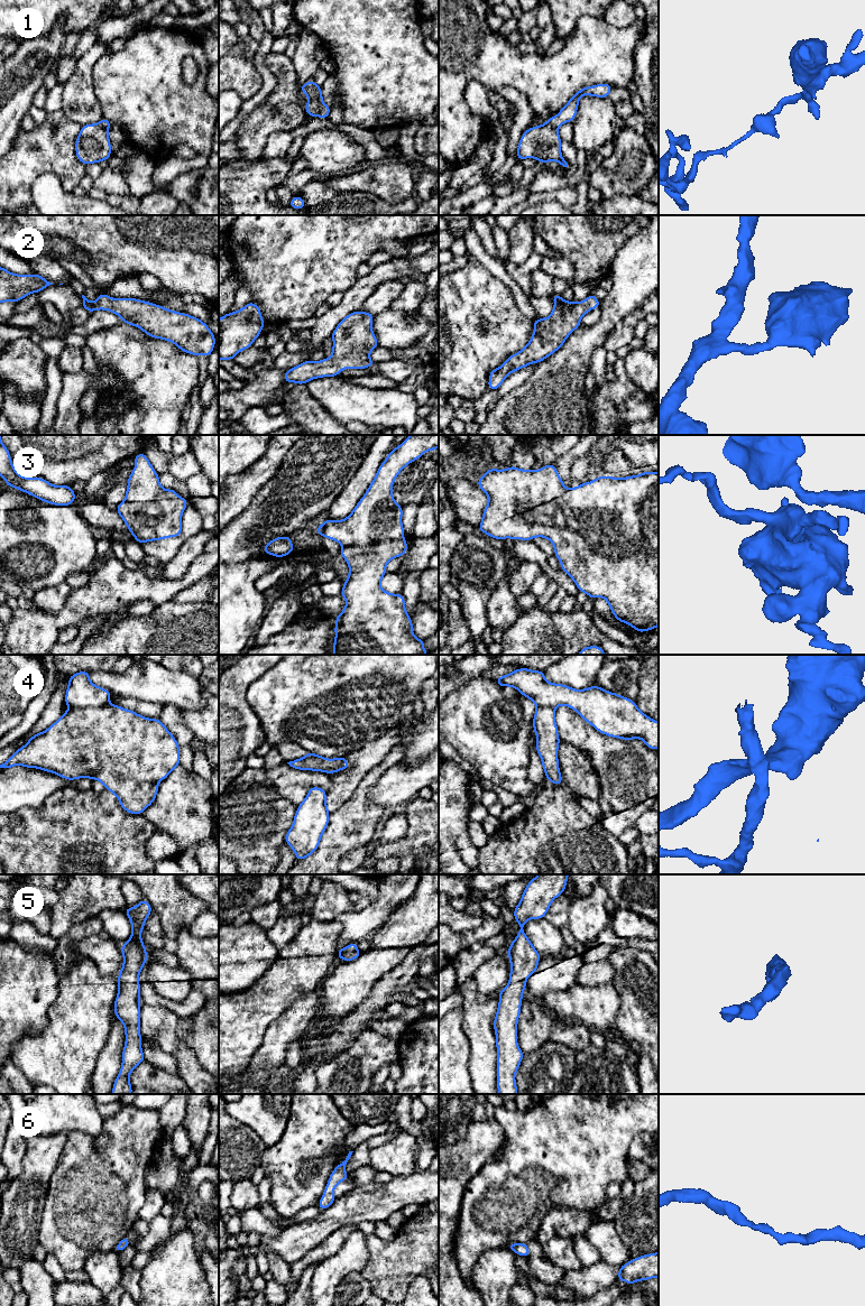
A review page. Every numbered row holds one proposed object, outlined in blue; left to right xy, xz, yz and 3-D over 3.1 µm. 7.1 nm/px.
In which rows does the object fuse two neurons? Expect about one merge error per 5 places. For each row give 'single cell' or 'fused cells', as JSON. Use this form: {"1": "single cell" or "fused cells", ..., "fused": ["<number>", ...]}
{"1": "fused cells", "2": "single cell", "3": "single cell", "4": "fused cells", "5": "single cell", "6": "single cell", "fused": ["1", "4"]}

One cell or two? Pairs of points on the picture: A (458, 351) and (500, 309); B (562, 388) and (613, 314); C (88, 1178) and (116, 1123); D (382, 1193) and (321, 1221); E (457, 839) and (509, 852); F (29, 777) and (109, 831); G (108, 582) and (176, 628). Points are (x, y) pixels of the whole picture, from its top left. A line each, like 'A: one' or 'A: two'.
A: one
B: one
C: one
D: one
E: two
F: two
G: two

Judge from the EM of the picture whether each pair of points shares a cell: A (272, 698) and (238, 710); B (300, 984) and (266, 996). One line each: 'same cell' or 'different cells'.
A: different cells
B: same cell

